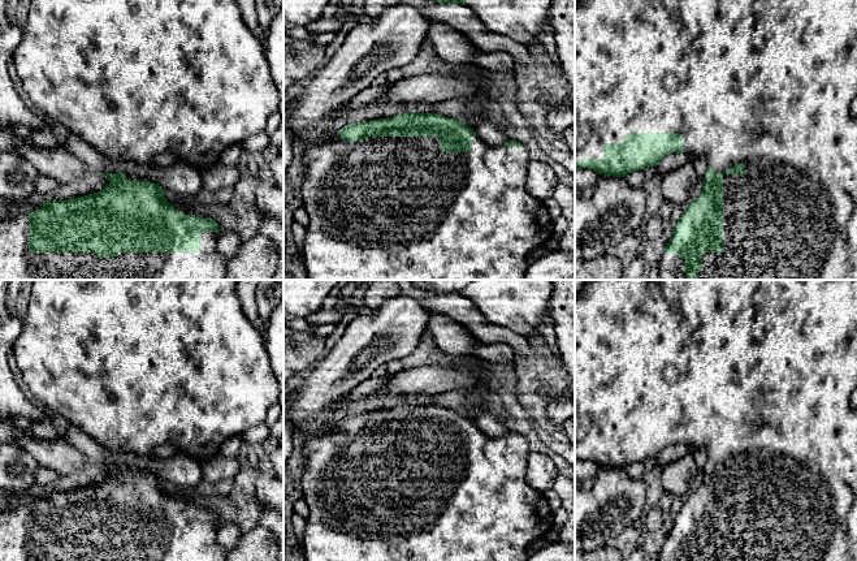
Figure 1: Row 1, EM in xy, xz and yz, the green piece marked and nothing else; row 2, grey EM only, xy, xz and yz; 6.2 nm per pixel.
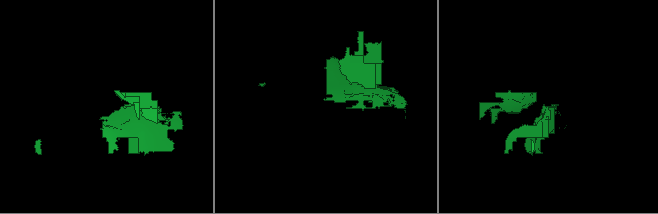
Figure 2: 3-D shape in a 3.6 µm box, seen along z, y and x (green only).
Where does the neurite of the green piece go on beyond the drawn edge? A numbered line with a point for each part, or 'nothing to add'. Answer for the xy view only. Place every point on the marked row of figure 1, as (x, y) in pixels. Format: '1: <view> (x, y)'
1: xy (17, 262)

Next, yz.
1: yz (767, 83)

